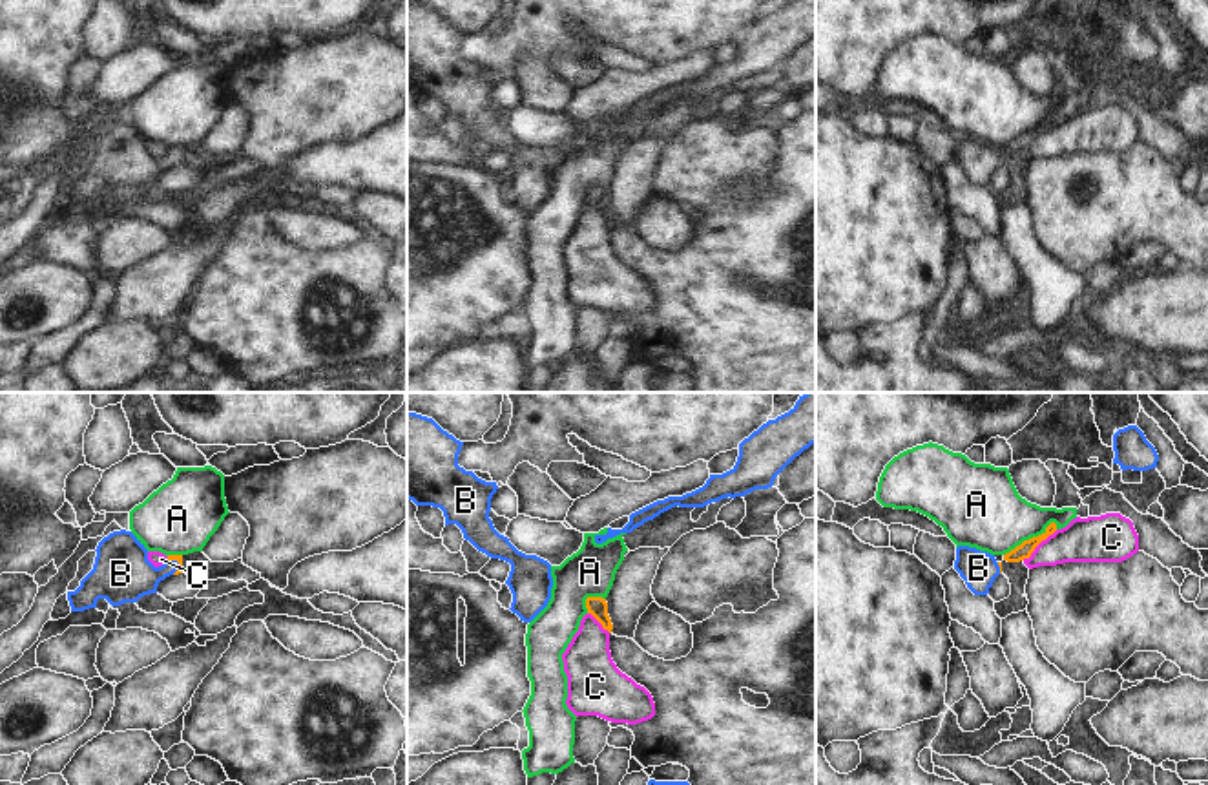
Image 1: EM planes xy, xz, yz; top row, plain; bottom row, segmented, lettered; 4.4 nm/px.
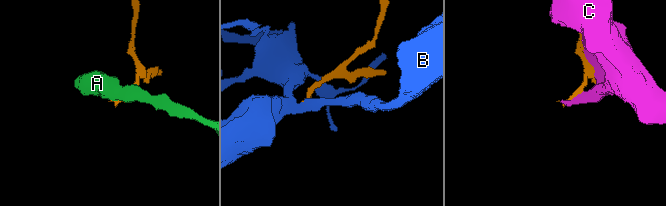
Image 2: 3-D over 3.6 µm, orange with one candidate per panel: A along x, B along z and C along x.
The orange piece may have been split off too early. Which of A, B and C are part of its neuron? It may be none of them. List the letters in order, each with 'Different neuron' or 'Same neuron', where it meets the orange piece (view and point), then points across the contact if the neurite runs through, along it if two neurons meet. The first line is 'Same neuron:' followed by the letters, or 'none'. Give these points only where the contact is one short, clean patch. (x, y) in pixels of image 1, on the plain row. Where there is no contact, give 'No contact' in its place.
Same neuron: B
A: Different neuron. Touches orange at yz (1030, 130). Boundary: yz (1057, 115), (1051, 114), (1041, 125), (1024, 130), (1004, 146)
B: Same neuron. Touches orange at xy (179, 156). Path across: xy (170, 148), (179, 156), (159, 165), (124, 165)
C: Different neuron. Touches orange at yz (1039, 134).

